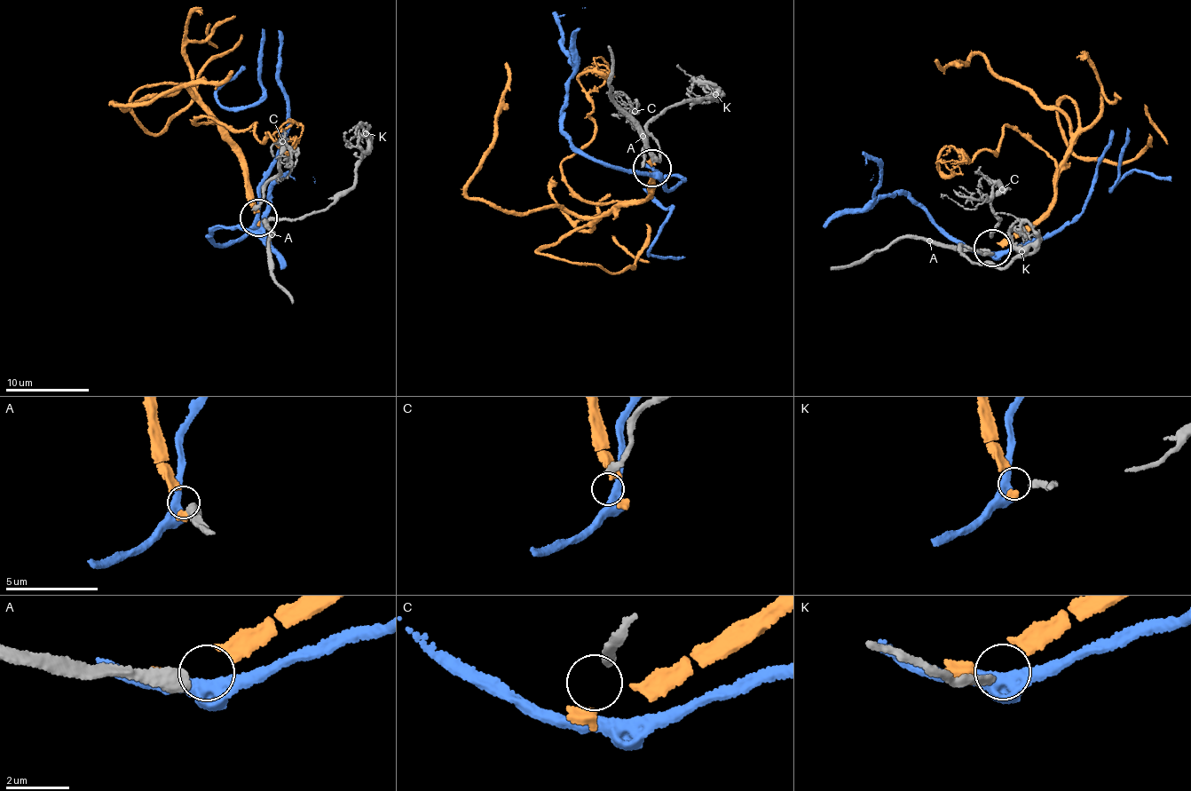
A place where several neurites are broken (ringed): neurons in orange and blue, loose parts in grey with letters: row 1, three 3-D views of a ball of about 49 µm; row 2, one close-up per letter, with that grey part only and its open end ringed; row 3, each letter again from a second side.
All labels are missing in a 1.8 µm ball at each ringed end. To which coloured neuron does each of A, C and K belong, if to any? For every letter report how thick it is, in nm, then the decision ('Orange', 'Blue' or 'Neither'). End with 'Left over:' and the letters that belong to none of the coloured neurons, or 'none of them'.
A: Thickness 500 nm. Neither
C: Thickness 320 nm. Neither
K: Thickness 280 nm. Blue
Left over: A, C

